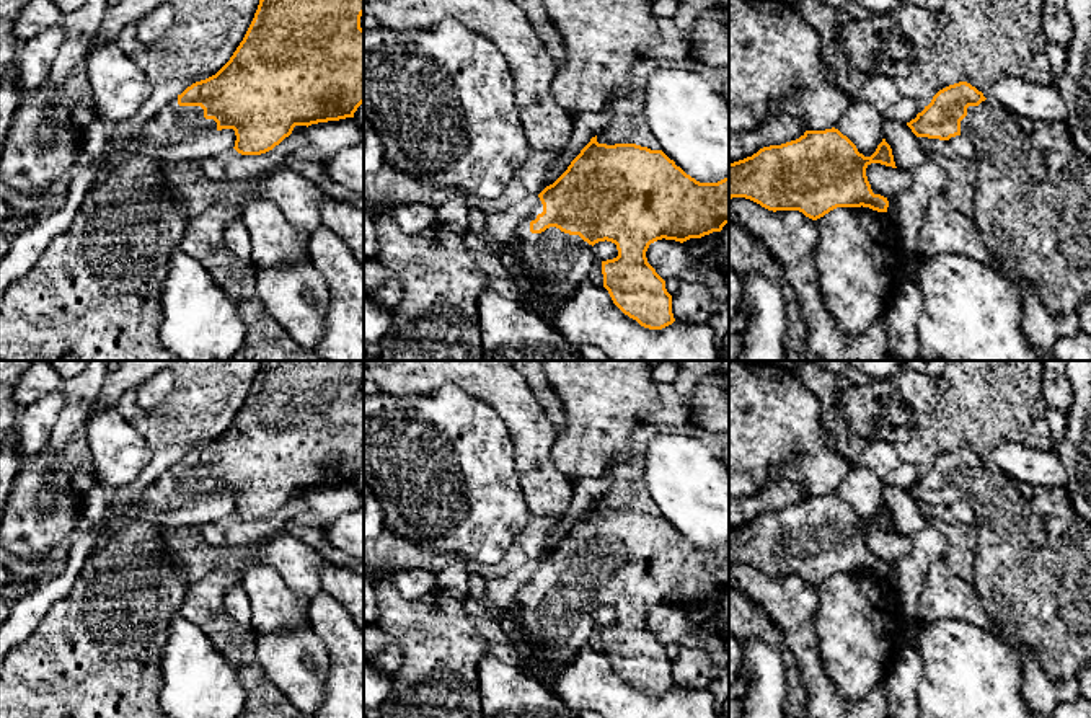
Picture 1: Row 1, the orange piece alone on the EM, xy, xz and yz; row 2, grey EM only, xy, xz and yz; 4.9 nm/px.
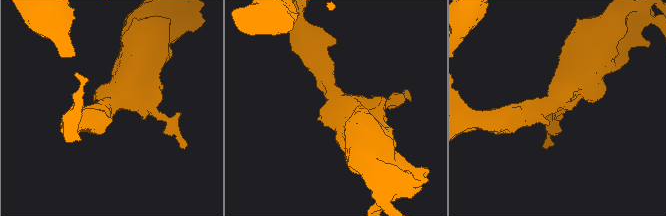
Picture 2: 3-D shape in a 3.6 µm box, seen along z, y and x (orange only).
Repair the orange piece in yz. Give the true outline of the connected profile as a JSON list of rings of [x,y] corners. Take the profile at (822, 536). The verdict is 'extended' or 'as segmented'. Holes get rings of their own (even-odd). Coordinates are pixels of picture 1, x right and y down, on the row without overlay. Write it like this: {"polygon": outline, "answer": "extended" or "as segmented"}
{"polygon": [[[838,494],[806,496],[799,504],[760,514],[752,522],[729,529],[729,565],[745,563],[768,576],[799,576],[806,583],[817,586],[837,573],[869,573],[877,578],[887,578],[889,566],[881,560],[874,560],[866,542],[871,529],[895,532],[890,511],[882,504],[871,522],[858,517],[856,511]]], "answer": "as segmented"}

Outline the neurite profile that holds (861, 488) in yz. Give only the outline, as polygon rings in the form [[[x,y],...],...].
[[[855,463],[833,491],[846,501],[864,522],[871,522],[884,504],[884,481],[872,468]]]

